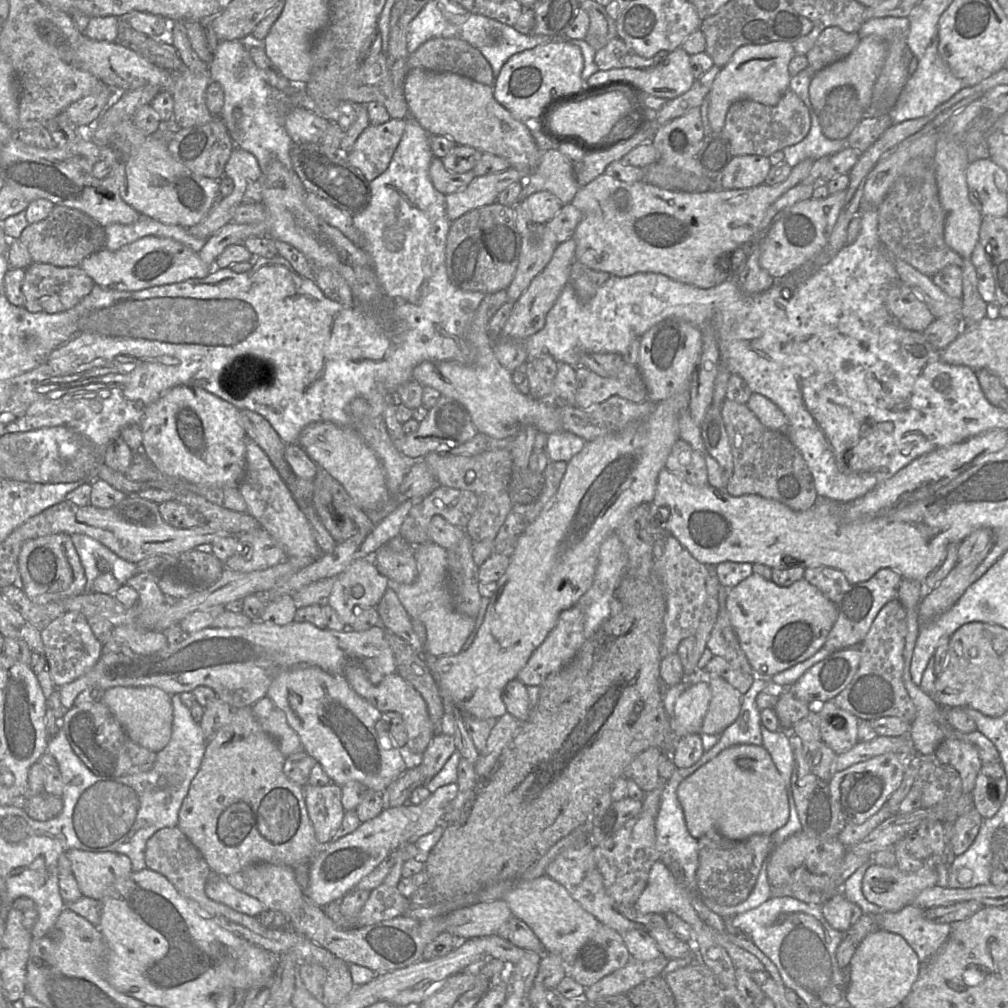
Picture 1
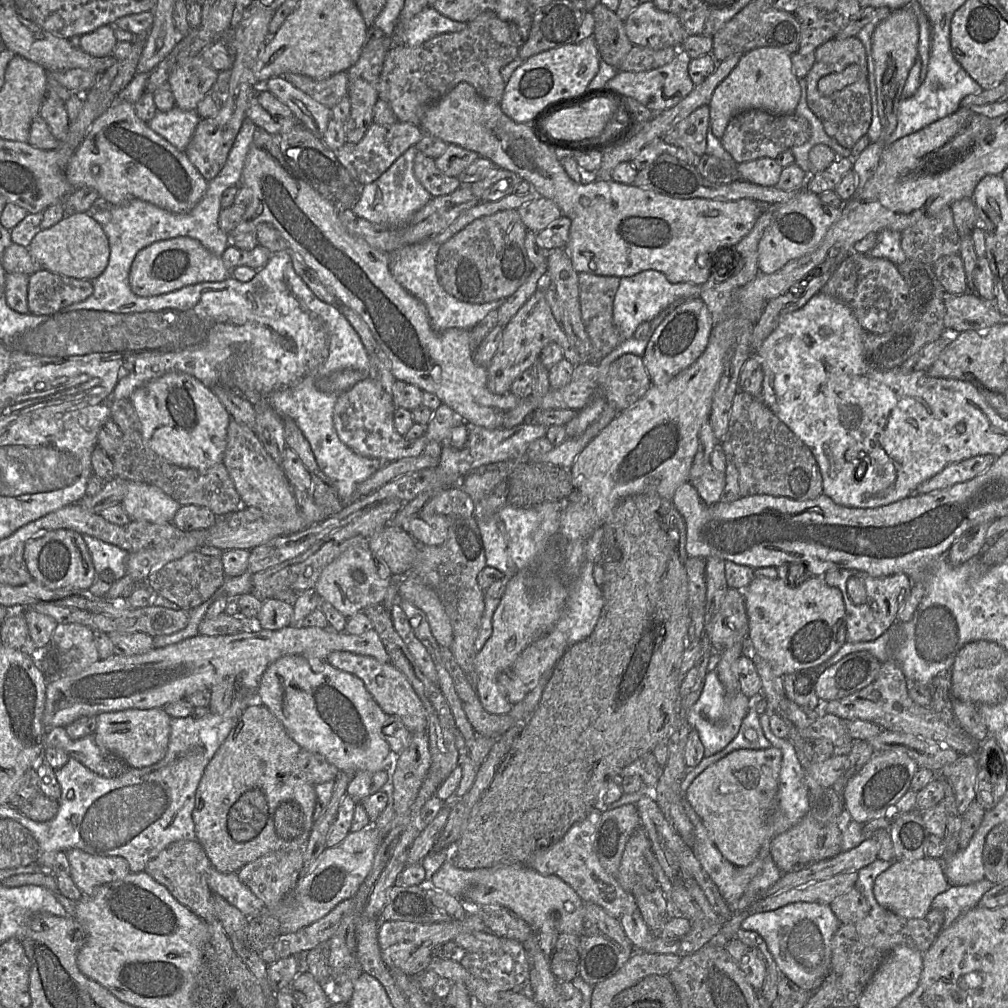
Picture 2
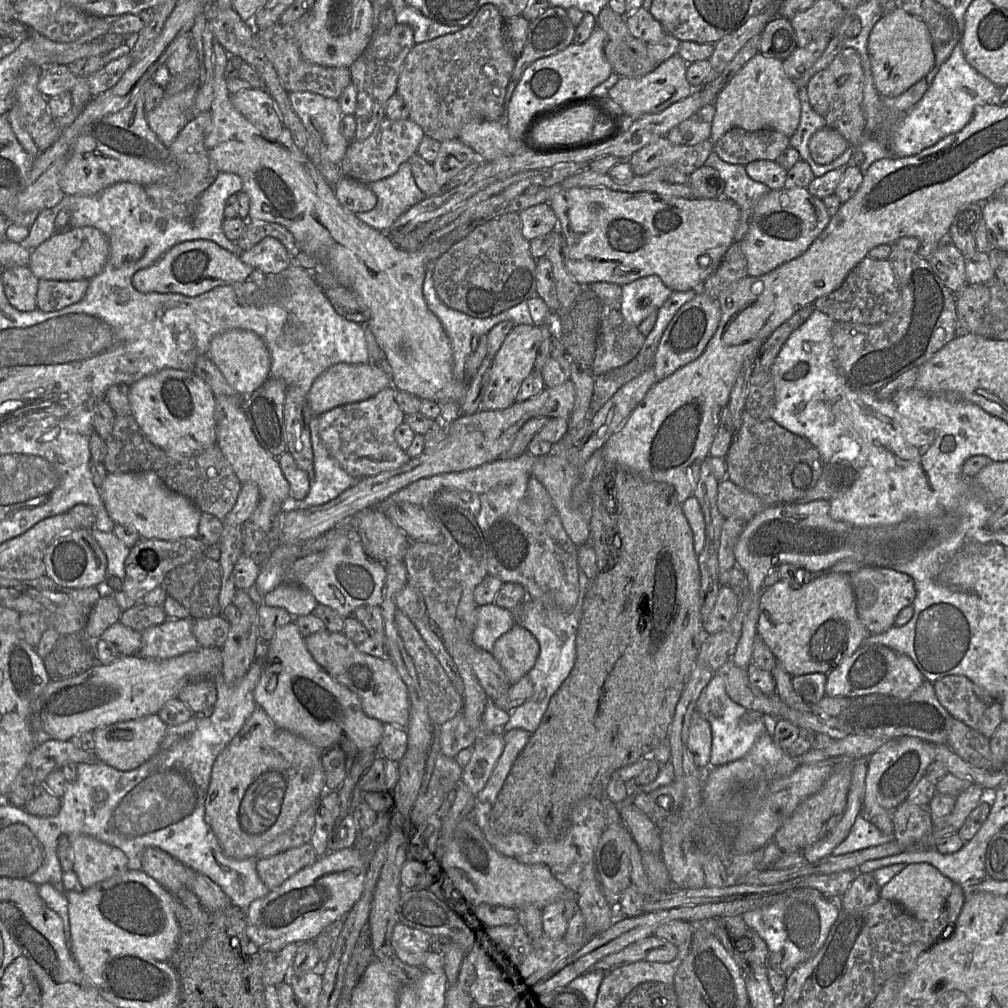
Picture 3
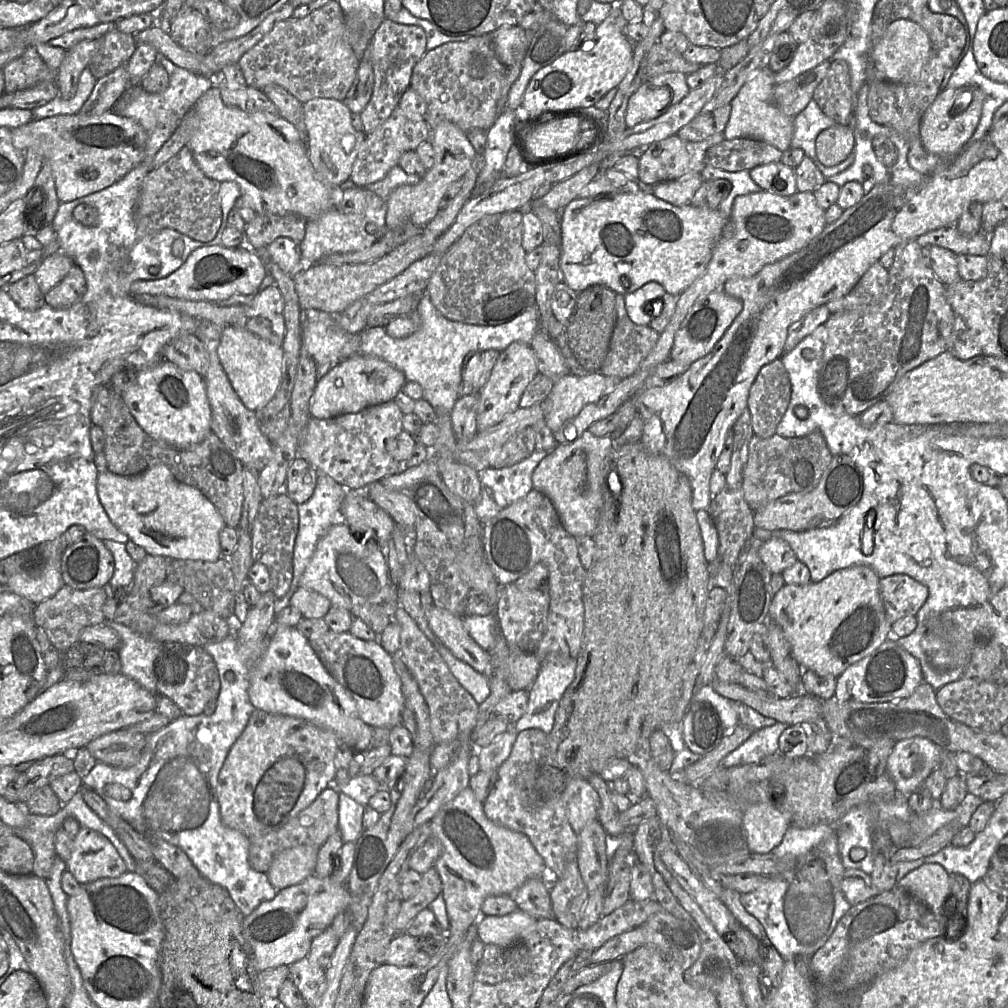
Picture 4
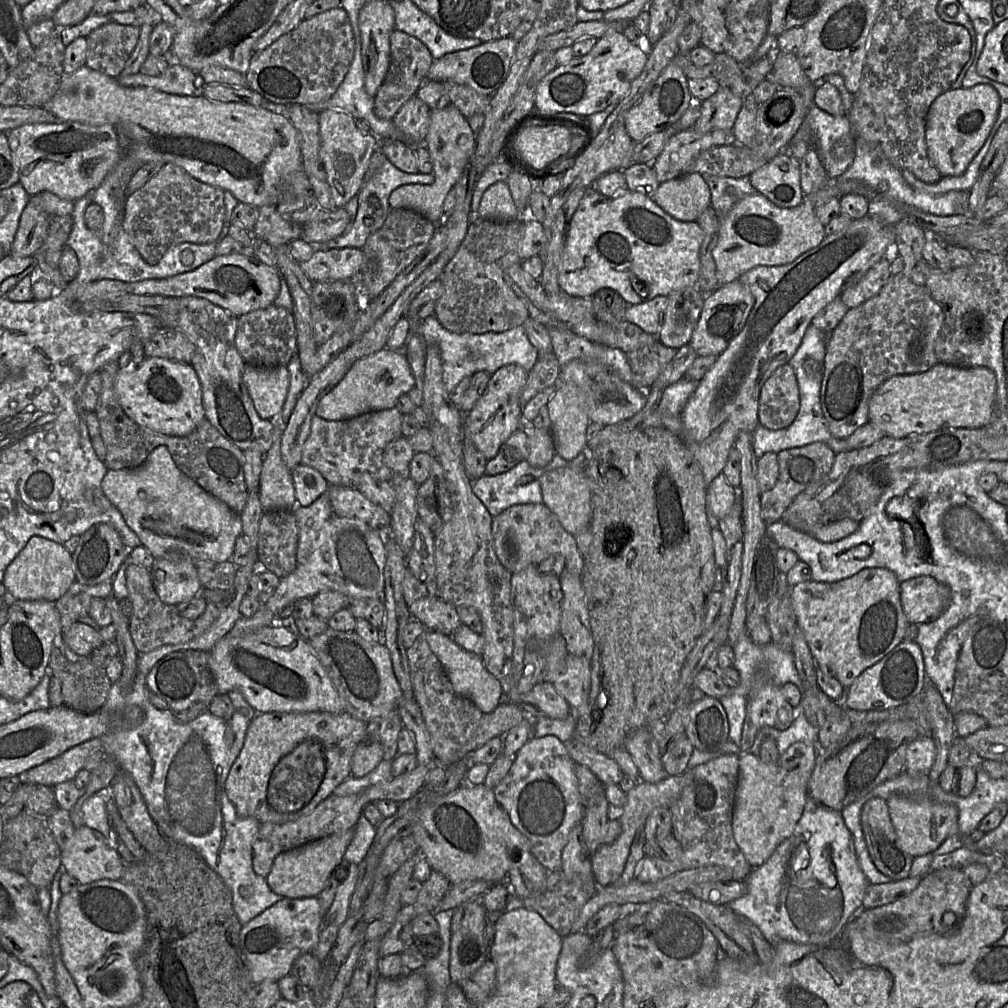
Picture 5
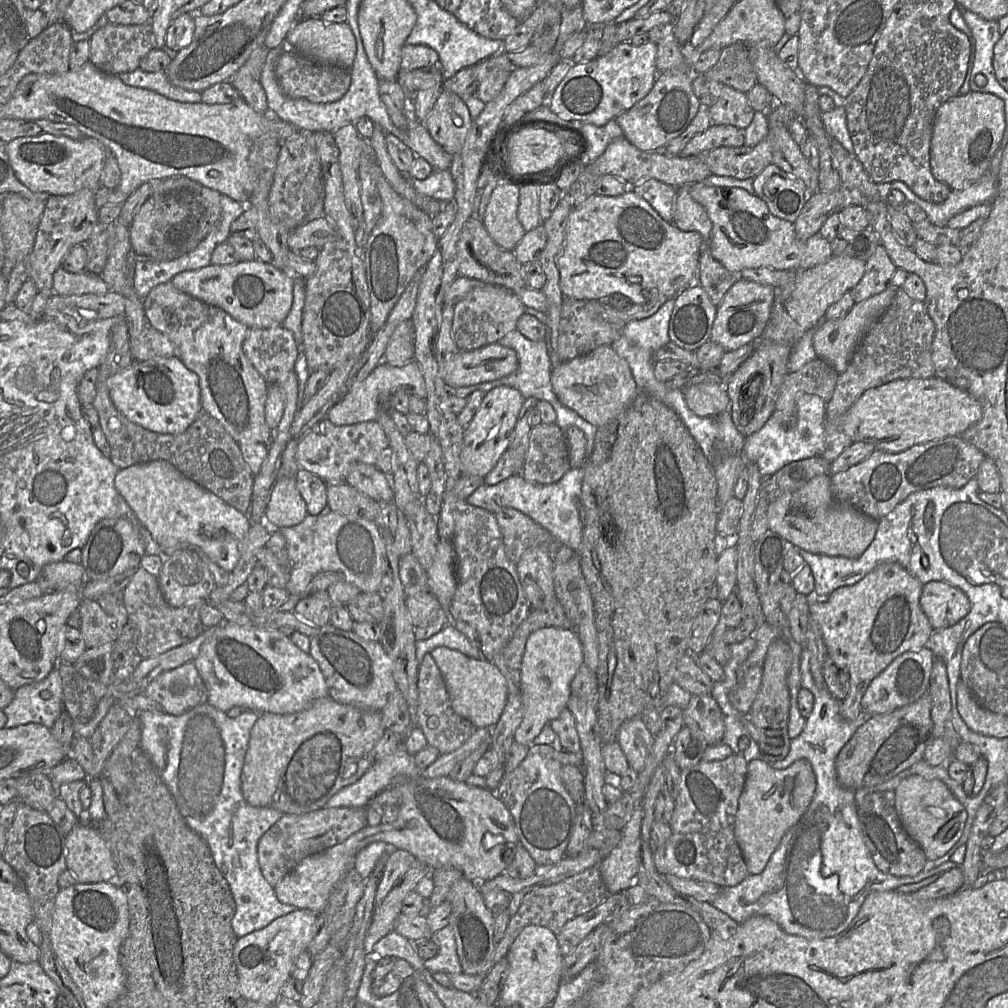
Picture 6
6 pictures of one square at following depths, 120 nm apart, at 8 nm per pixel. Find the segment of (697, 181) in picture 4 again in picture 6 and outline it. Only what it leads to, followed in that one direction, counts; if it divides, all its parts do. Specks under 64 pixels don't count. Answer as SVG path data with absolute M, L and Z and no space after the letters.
M688 186L677 187L673 224L685 232L698 232L704 245L709 243L712 223L705 208L690 195Z

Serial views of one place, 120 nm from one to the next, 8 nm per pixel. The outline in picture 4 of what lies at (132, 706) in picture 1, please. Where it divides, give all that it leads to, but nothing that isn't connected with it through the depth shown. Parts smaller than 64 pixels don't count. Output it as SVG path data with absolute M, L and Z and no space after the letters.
M131 726L95 738L87 748L97 762L129 768L140 759L146 741L147 735Z

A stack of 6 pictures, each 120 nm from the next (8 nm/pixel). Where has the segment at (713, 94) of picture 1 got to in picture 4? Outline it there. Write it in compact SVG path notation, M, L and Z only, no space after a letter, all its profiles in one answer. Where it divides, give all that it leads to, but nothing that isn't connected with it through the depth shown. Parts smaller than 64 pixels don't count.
M769 66L752 74L730 102L730 118L723 131L725 140L751 138L766 142L782 152L790 148L794 132L794 119L786 116L773 104L774 88L775 73Z

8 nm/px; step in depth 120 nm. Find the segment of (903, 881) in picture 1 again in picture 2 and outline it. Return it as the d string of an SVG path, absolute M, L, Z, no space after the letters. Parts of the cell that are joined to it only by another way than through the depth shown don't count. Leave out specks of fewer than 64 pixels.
M923 858L916 861L896 861L874 881L873 893L878 904L906 919L923 918L932 908L933 899L950 886L940 859Z

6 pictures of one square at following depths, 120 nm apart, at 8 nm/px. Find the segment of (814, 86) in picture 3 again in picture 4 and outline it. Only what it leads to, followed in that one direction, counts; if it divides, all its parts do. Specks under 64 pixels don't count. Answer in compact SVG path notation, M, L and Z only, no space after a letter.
M832 60L826 75L816 87L812 99L836 124L848 126L851 115L849 66L844 60Z

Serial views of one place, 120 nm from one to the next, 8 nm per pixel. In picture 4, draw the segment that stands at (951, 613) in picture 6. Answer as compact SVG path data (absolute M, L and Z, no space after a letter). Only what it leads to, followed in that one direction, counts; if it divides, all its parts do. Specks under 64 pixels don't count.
M894 574L879 581L879 593L890 624L906 616L916 616L927 600L928 588L904 574Z

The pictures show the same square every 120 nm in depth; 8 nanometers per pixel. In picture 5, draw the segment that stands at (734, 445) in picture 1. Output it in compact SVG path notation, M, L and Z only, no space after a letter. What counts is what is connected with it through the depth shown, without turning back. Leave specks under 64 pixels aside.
M823 442L785 449L777 453L779 474L772 489L760 495L761 516L767 522L780 521L792 501L809 486L816 483L832 468L835 453Z

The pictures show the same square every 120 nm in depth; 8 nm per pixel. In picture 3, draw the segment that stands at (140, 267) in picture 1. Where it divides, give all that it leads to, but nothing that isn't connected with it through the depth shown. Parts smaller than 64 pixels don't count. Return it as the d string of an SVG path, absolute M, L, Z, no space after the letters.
M193 240L173 246L155 264L138 270L131 282L141 293L175 293L194 297L217 286L243 283L249 279L253 270L252 266L239 259L238 254L230 253L215 242Z

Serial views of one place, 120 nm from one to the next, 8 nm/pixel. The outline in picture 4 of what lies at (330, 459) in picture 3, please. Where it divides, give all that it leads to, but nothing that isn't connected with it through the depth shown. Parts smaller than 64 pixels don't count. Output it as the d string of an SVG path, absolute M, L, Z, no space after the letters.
M318 472L317 483L312 497L298 505L299 527L293 554L293 579L290 591L296 591L299 581L308 566L319 540L326 531L340 519L341 508L348 490L323 472Z

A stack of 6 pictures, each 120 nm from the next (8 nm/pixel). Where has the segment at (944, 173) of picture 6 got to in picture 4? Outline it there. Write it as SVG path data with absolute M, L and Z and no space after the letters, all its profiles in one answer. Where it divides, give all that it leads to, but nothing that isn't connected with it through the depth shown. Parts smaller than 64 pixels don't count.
M977 87L943 89L922 117L920 139L923 147L941 160L957 156L973 139L983 102L984 94Z

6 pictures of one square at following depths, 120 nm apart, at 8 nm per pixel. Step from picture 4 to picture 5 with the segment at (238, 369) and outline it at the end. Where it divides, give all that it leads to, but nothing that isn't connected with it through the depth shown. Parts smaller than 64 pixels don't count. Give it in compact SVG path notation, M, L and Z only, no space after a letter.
M247 364L242 380L262 419L271 420L281 413L289 389L287 366L262 368Z

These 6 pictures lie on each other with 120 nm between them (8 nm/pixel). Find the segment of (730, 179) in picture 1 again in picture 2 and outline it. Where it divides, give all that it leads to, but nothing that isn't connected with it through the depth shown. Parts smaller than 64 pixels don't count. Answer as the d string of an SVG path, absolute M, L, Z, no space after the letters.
M764 157L738 163L737 173L741 180L764 187L775 186L783 168L776 159Z

